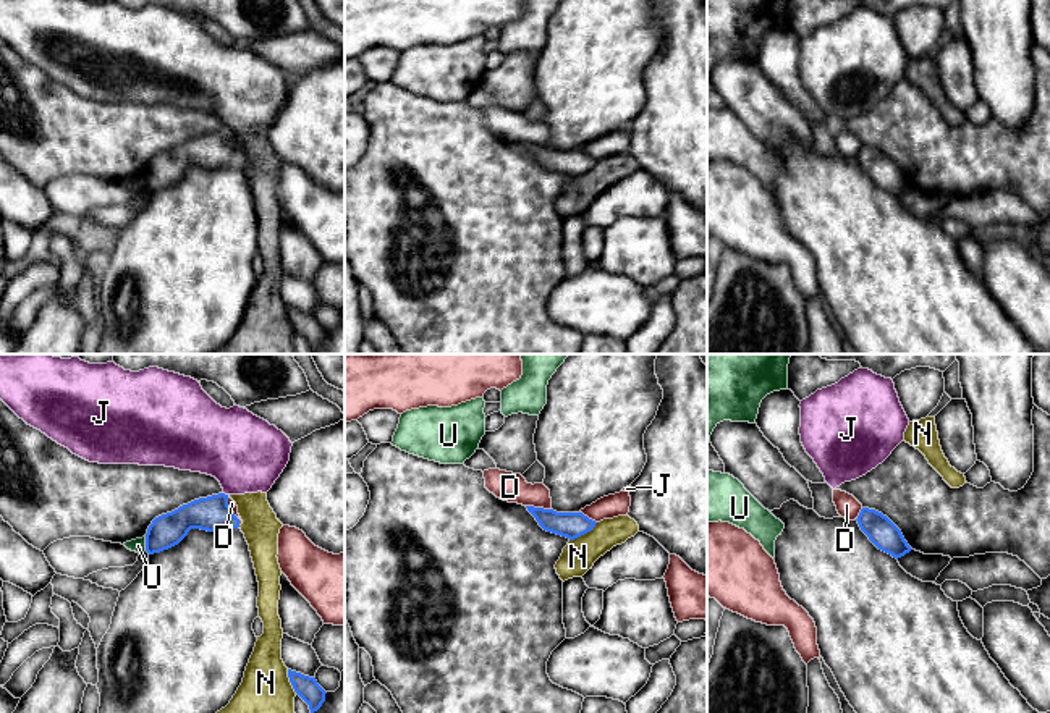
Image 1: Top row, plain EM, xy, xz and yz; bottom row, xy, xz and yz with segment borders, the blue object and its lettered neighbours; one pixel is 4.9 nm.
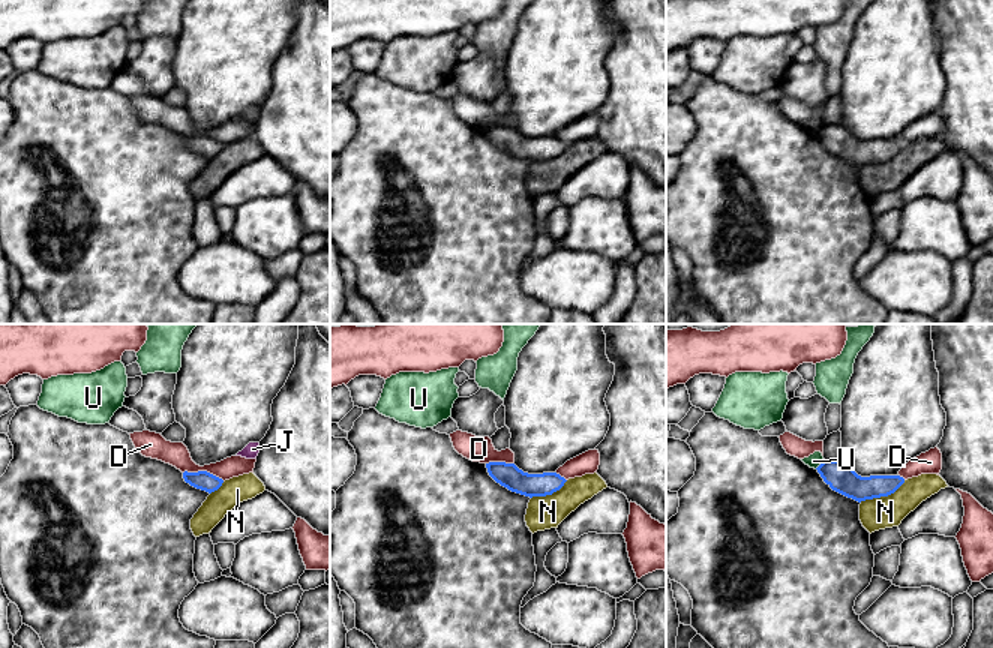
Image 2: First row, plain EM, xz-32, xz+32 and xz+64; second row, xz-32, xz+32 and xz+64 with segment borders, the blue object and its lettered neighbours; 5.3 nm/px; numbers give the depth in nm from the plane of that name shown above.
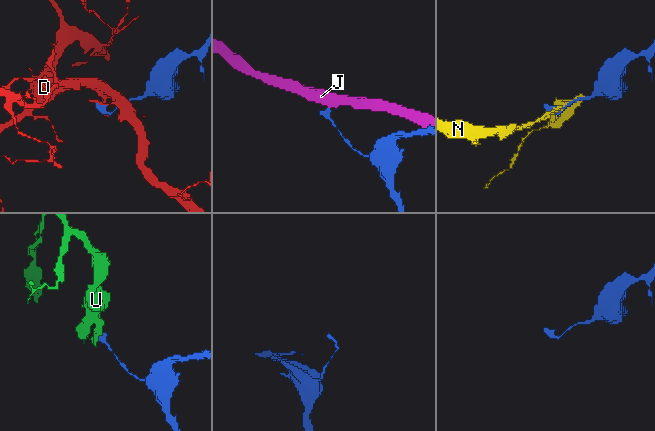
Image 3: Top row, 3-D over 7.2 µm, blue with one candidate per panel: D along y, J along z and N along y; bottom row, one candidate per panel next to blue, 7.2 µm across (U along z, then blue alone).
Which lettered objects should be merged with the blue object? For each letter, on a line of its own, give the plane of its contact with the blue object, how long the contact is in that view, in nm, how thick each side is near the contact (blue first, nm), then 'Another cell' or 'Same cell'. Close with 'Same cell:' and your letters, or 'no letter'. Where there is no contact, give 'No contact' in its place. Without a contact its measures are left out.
D: Touches blue in xz. Shared border 130 nm. Thickness 130 nm (blue) against 150 nm. Another cell
J: Touches blue in xy. Shared border 30 nm. Thickness 170 nm (blue) against 380 nm. Another cell
N: Touches blue in xz. Shared border 170 nm. Thickness 130 nm (blue) against 170 nm. Another cell
U: Touches blue in xy. Shared border 70 nm. Thickness 160 nm (blue) against 70 nm. Another cell
Same cell: no letter

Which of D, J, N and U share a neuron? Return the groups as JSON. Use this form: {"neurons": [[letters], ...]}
{"neurons": [["D"], ["J"], ["N"], ["U"]]}

